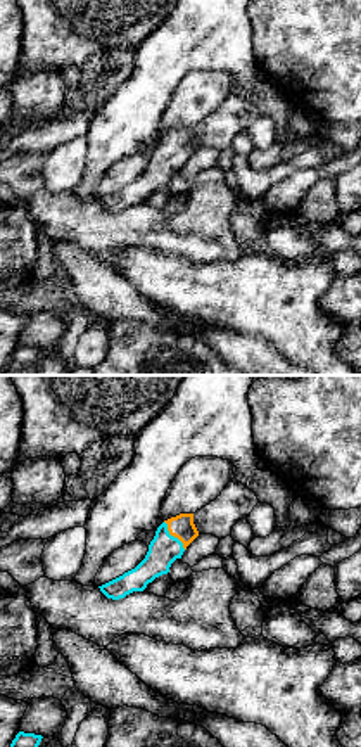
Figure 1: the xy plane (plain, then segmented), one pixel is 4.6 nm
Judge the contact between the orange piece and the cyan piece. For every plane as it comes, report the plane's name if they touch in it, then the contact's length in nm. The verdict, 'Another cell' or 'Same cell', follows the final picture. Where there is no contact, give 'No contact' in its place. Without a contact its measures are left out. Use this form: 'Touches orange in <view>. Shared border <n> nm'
Touches orange in xy. Shared border 170 nm

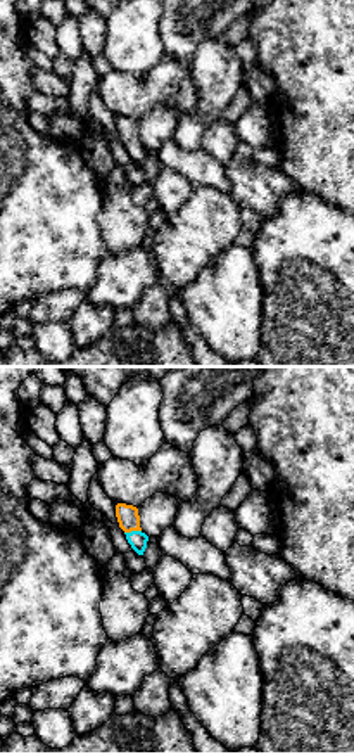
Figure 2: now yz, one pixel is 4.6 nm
Touches orange in yz. Shared border 80 nm

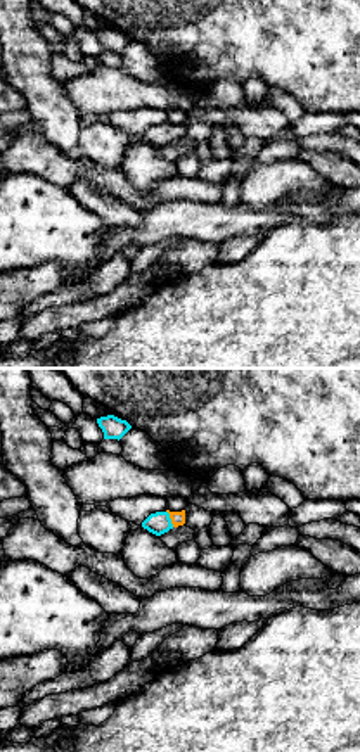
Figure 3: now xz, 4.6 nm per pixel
Touches orange in xz. Shared border 90 nm

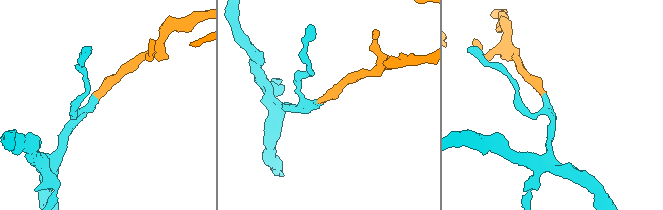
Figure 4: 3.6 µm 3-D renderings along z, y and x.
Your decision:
Same cell

